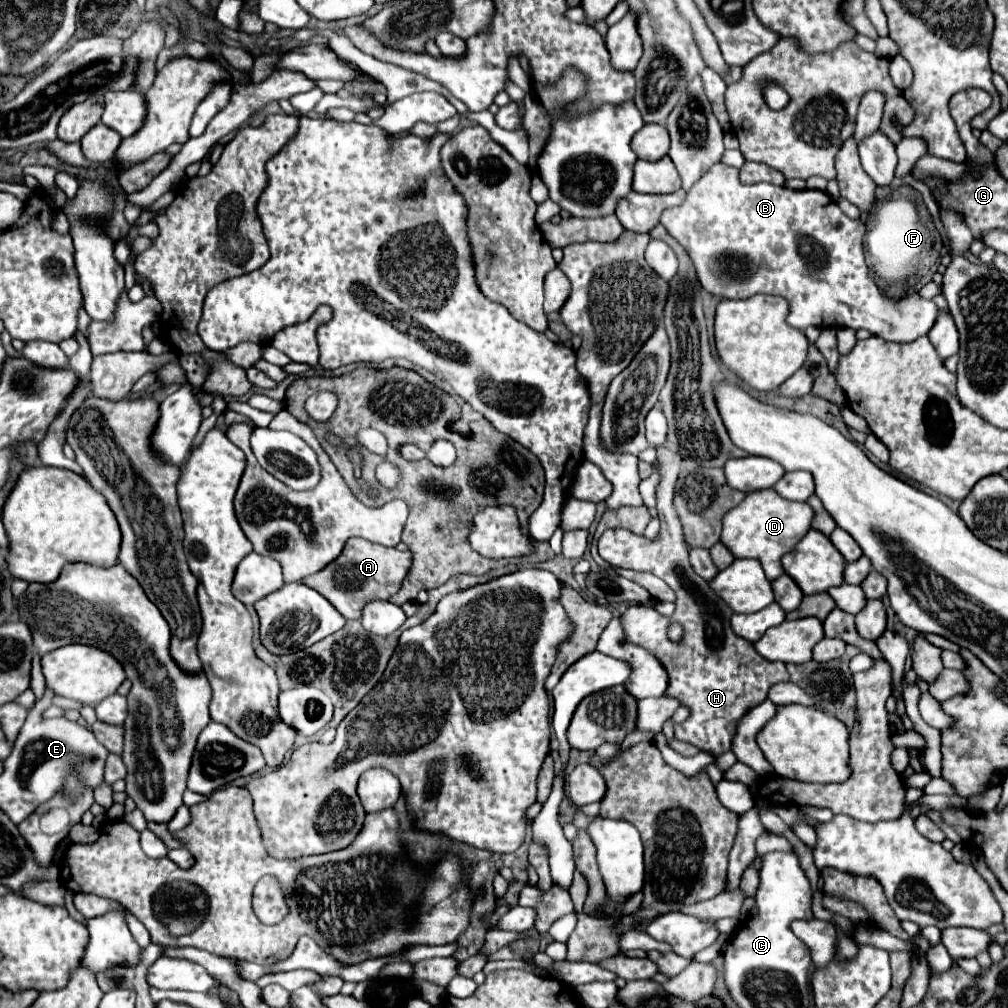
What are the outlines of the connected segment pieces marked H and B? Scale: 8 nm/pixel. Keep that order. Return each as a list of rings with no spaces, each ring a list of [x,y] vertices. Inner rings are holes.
[[[665,447],[657,449],[657,455],[661,461],[659,473],[663,477],[661,485],[657,487],[657,511],[661,519],[659,539],[647,541],[645,537],[637,537],[631,531],[607,529],[599,539],[599,555],[613,567],[651,571],[675,591],[677,609],[673,617],[663,617],[655,609],[645,609],[639,605],[629,607],[625,615],[621,615],[621,619],[625,621],[625,635],[629,637],[629,641],[647,647],[661,661],[661,665],[669,673],[669,689],[665,693],[679,699],[681,705],[687,705],[691,709],[689,719],[681,725],[675,725],[675,737],[719,757],[721,753],[731,749],[741,717],[755,705],[763,703],[775,683],[789,681],[789,673],[785,669],[785,663],[767,661],[755,651],[753,643],[733,633],[729,623],[733,609],[729,609],[729,605],[713,593],[709,581],[701,579],[693,571],[683,527],[673,509],[673,491],[681,467],[681,457]],[[673,621],[681,623],[685,629],[685,635],[679,643],[673,643],[667,637],[669,623]]]
[[[715,163],[689,189],[679,207],[663,211],[661,223],[691,257],[695,275],[705,291],[723,299],[749,299],[757,293],[785,297],[789,301],[787,323],[797,329],[809,325],[869,329],[887,341],[909,343],[927,335],[937,319],[937,305],[919,293],[903,299],[889,299],[881,293],[863,255],[865,223],[861,219],[849,219],[825,191],[795,191],[771,183],[743,185],[739,181],[739,169]]]

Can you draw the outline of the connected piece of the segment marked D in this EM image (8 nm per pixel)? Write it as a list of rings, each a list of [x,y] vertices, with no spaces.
[[[775,489],[753,491],[745,497],[745,501],[741,501],[741,505],[733,507],[725,515],[721,541],[735,557],[759,559],[765,575],[769,577],[769,581],[773,581],[783,575],[781,557],[803,539],[803,535],[811,529],[811,521],[813,509],[807,503],[785,501],[779,493],[775,493]]]

